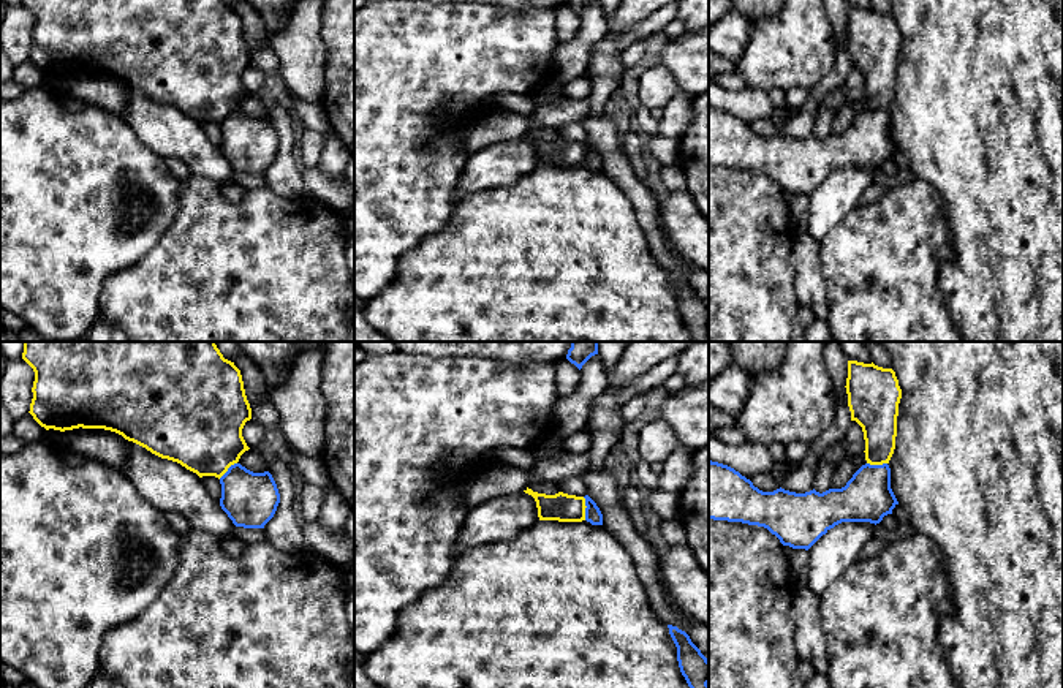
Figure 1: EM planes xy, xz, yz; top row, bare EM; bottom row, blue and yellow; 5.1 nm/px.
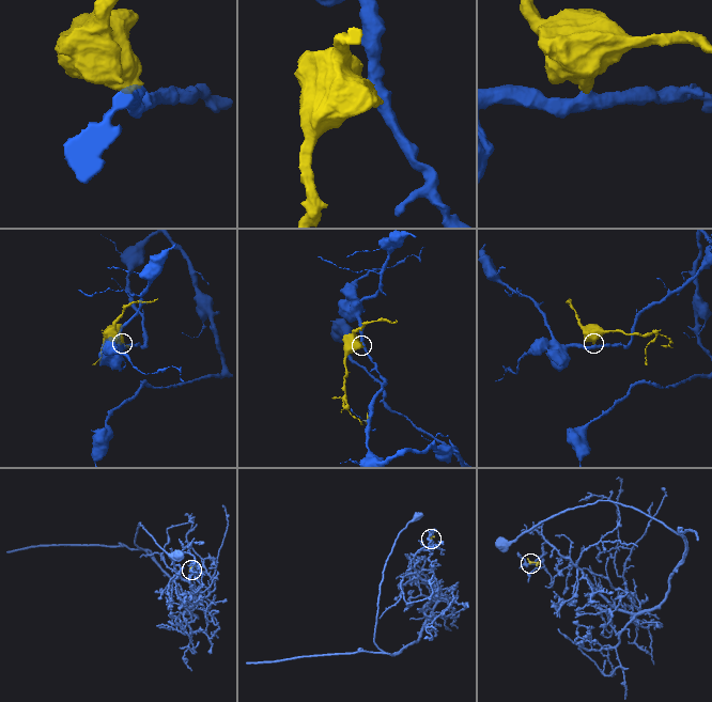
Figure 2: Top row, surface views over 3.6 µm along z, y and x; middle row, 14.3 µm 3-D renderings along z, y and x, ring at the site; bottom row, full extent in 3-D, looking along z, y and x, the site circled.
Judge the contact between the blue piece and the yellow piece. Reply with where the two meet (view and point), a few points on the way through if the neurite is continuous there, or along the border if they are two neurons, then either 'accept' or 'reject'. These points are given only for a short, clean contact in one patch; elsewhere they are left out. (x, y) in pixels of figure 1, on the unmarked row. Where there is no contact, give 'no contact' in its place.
contact xz (586, 154); border xz (582, 143), (586, 165); reject

